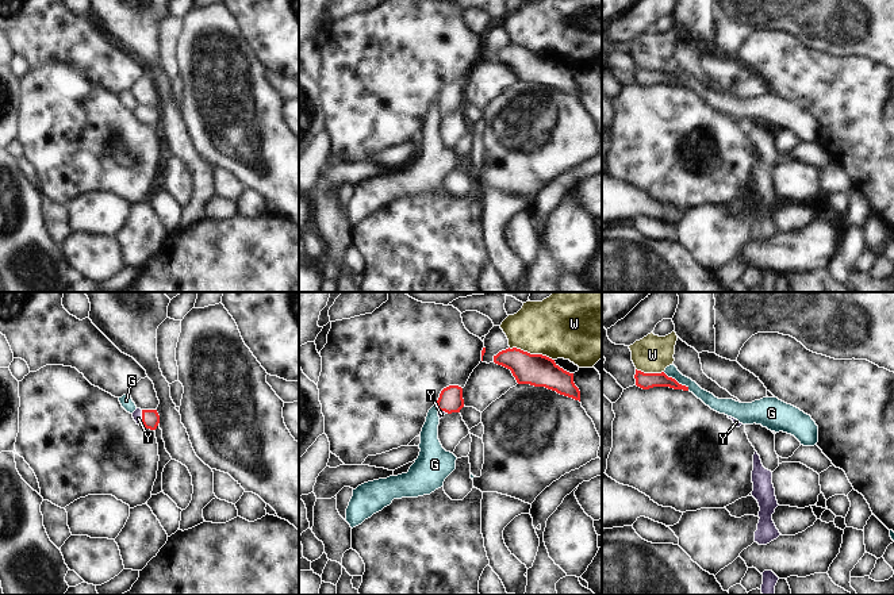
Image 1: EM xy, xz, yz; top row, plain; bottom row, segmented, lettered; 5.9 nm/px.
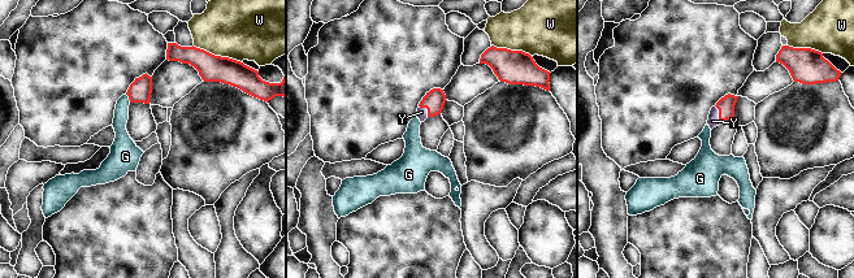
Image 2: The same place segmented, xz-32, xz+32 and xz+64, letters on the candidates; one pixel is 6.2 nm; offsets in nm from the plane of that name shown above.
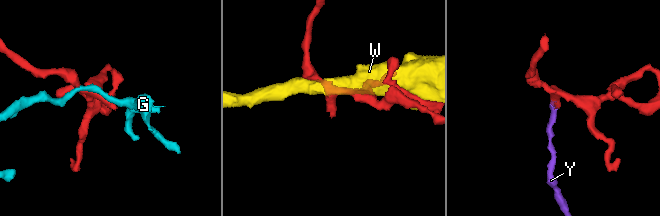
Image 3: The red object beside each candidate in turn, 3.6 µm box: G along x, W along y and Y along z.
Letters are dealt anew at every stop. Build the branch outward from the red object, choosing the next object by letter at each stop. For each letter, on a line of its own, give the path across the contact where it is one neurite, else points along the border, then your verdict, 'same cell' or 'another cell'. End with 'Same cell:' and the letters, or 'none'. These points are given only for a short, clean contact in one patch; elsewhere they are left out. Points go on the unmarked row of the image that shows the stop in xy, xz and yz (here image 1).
G: another cell
W: another cell
Y: runs through xy (150, 115), (142, 115), (137, 111); same cell
Same cell: Y

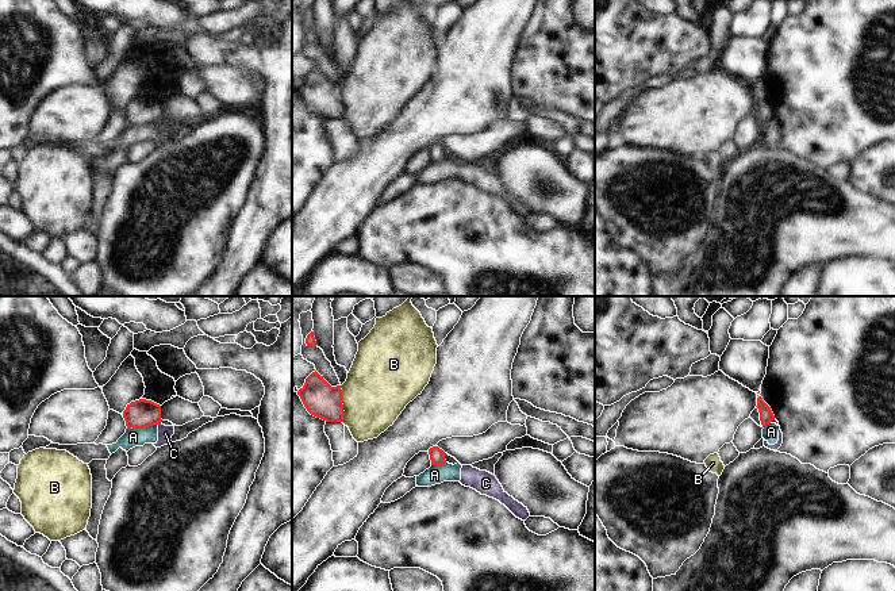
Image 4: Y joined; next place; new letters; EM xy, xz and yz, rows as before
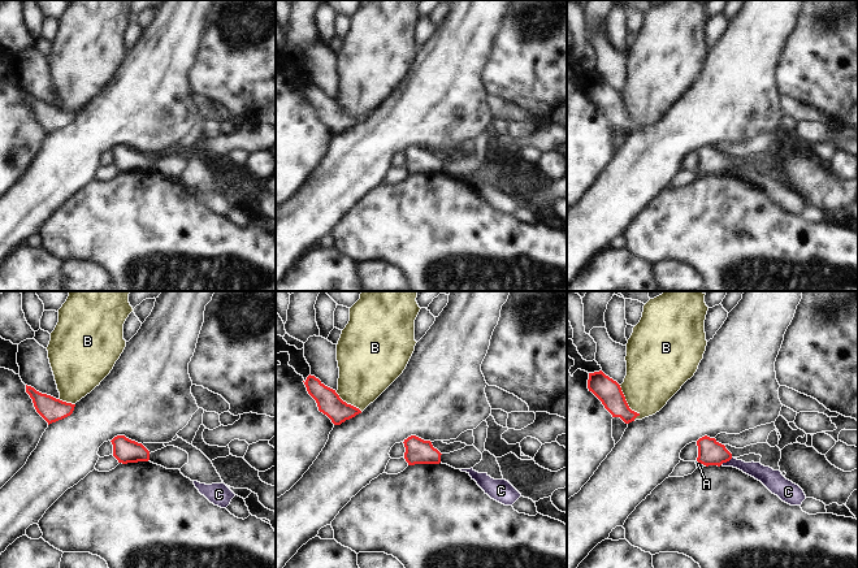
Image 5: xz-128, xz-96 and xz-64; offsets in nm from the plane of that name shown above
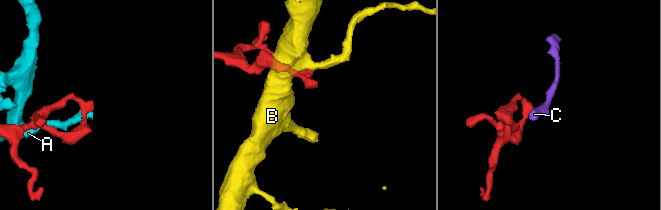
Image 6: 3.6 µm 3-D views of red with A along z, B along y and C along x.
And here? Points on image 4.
A: another cell
B: another cell
C: border along xy (160, 119), (157, 121); another cell
Same cell: none

